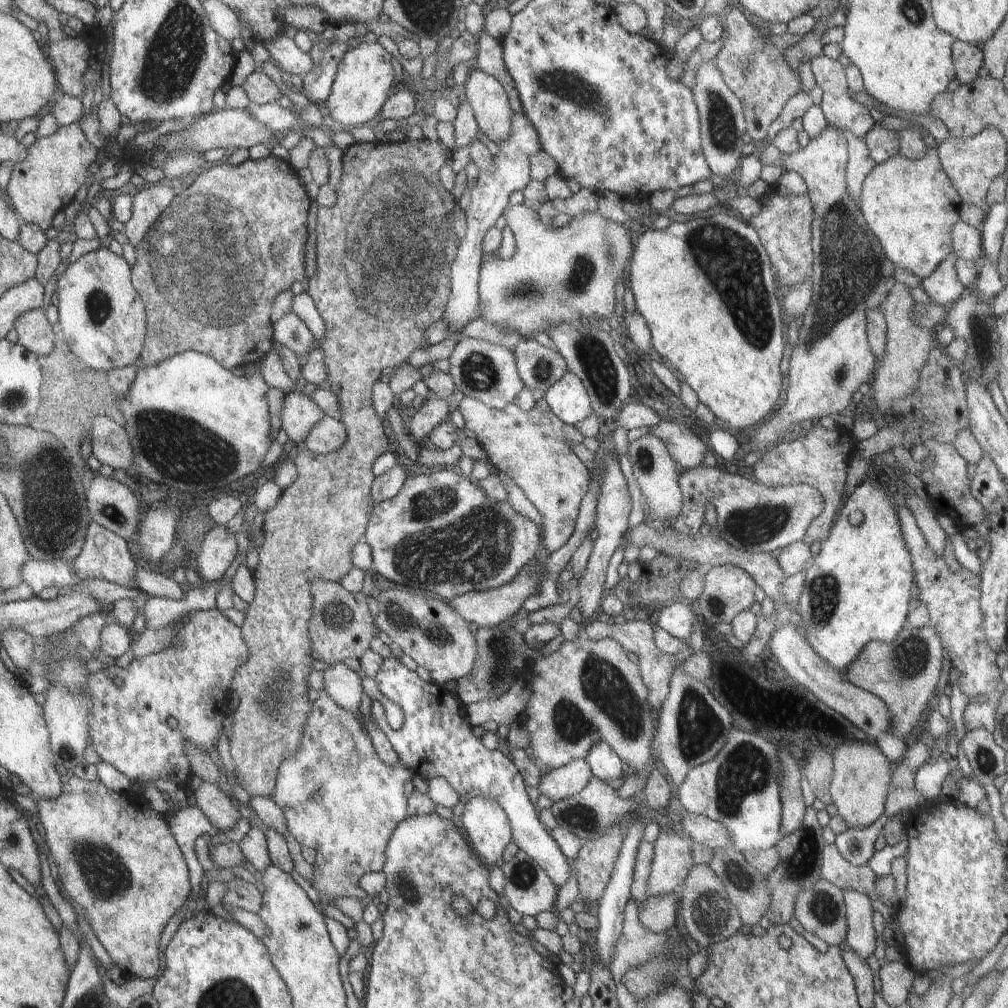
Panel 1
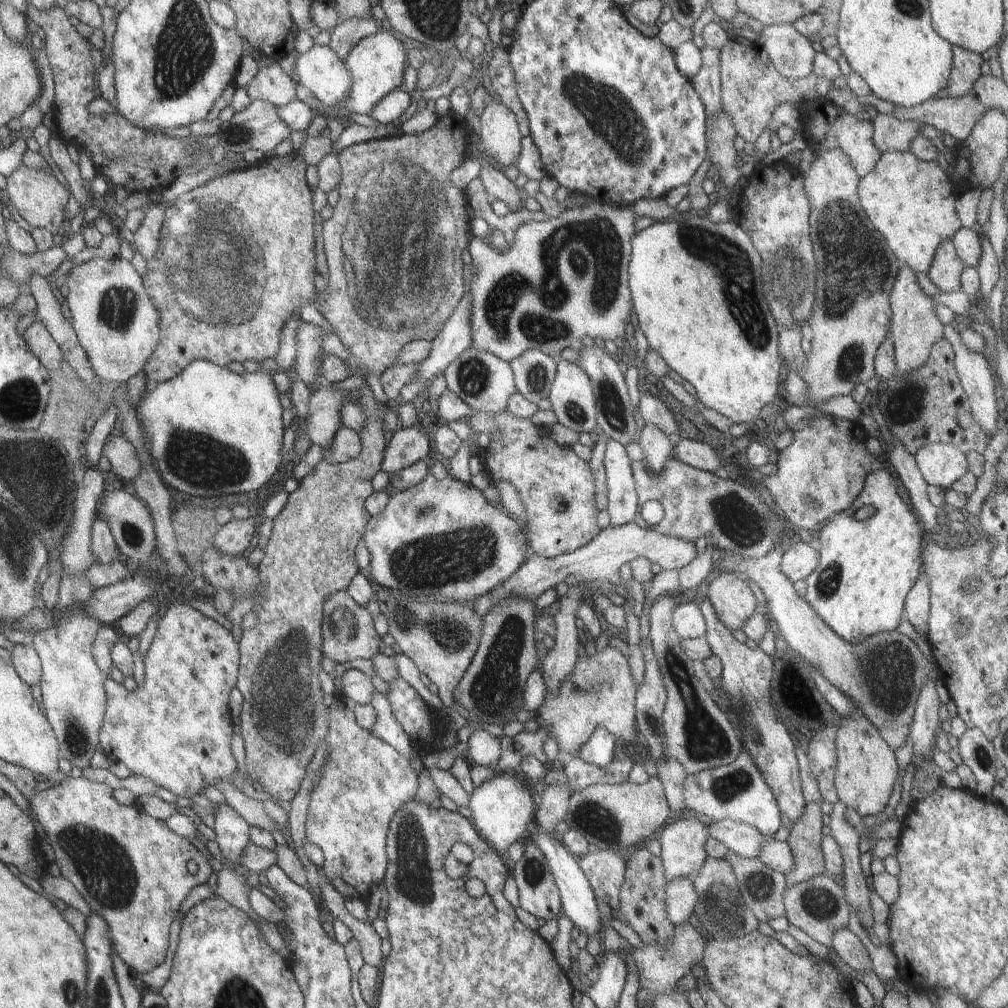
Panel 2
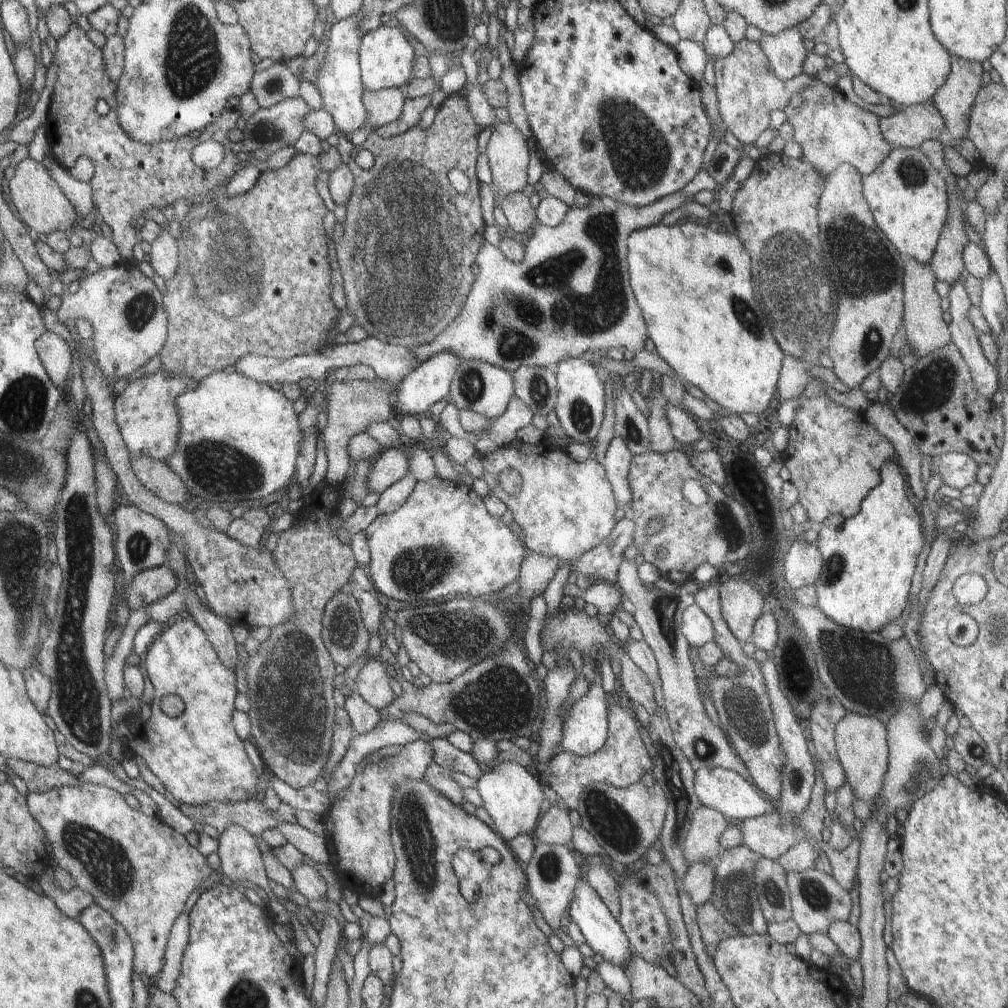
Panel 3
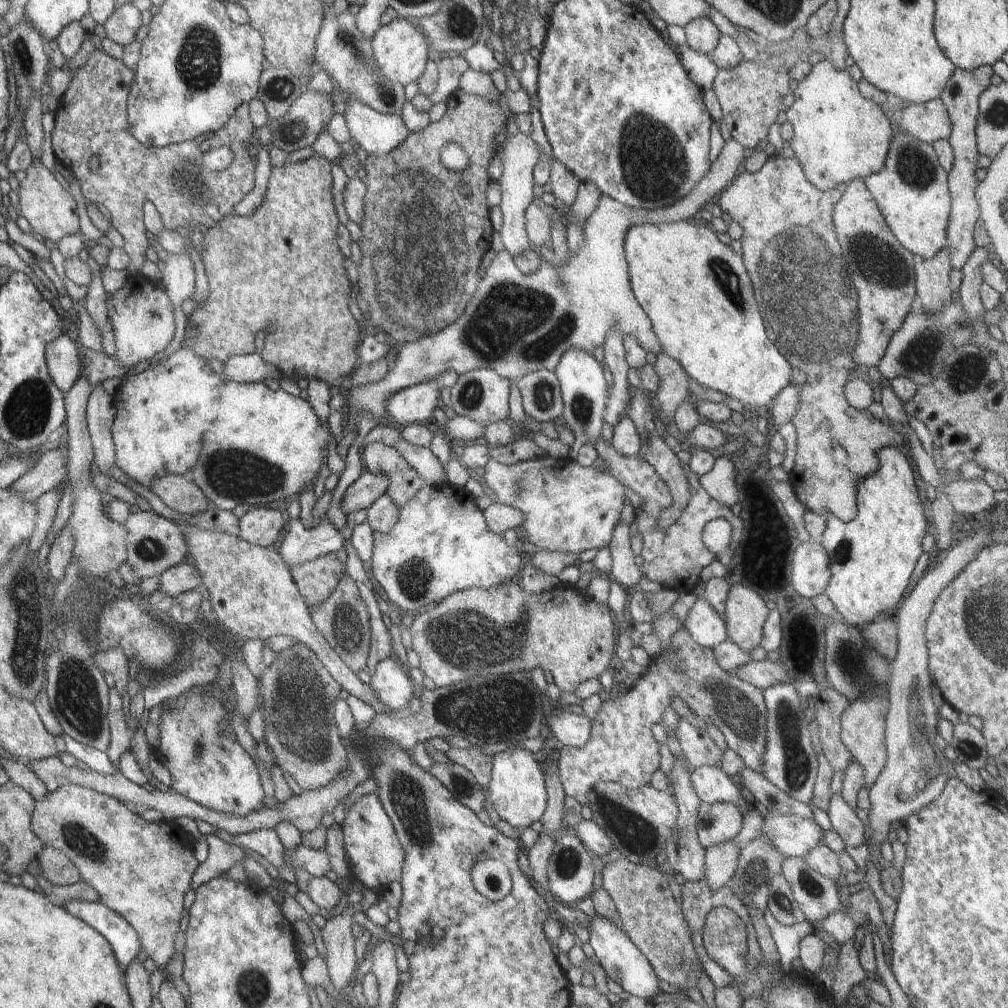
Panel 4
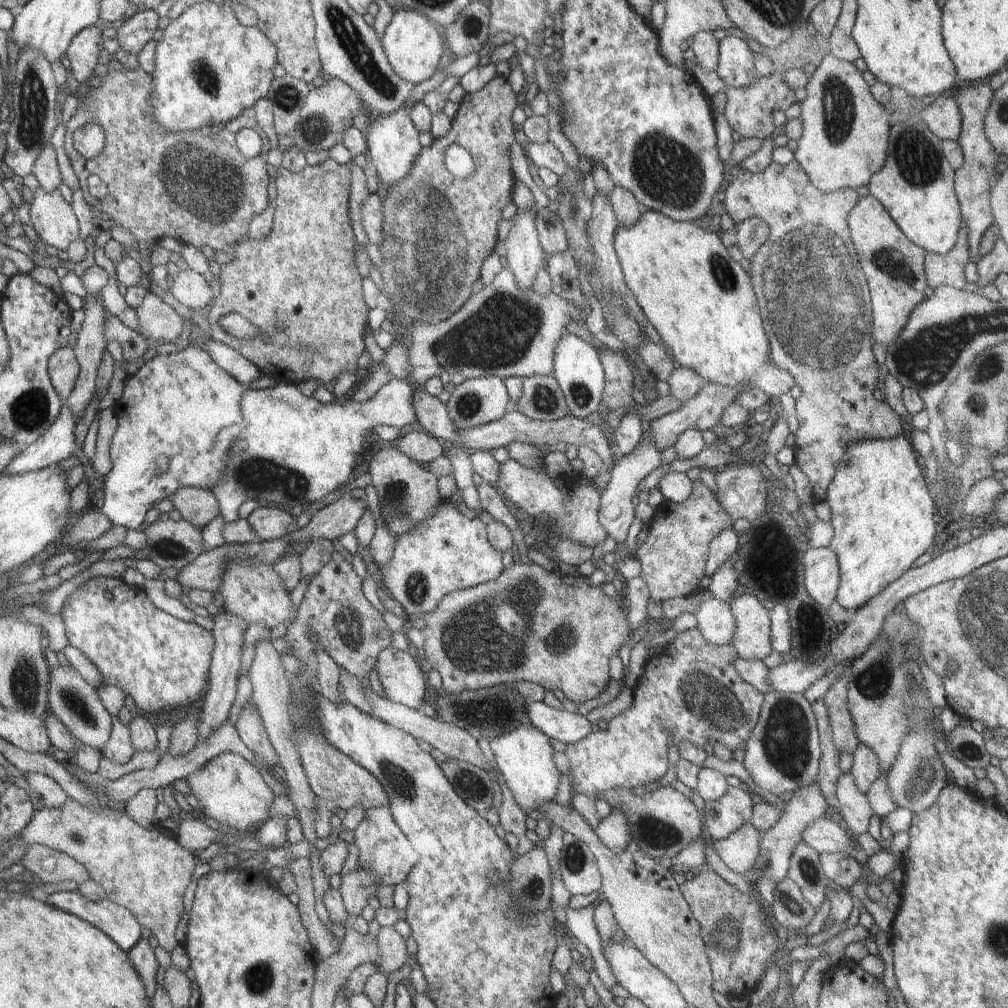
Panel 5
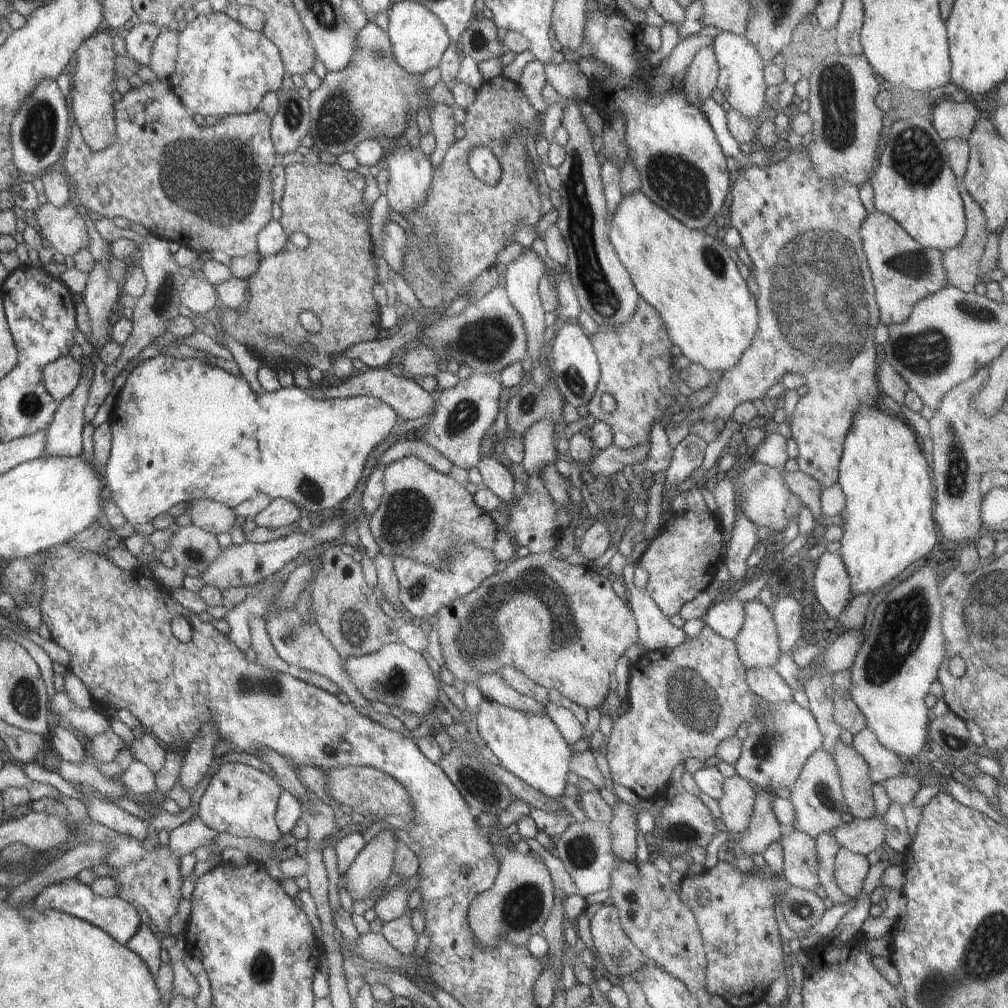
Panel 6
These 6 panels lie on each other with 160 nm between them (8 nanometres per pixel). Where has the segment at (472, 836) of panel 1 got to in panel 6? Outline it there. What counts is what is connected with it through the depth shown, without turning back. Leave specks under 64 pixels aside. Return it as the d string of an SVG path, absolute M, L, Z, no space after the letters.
M484 698L475 717L479 736L512 775L553 799L564 795L568 763L573 754L558 727L546 714L526 714Z

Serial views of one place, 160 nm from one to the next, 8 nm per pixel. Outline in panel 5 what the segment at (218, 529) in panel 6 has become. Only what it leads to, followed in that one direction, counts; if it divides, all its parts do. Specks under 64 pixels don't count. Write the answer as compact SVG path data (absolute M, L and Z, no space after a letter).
M180 487L170 499L185 521L203 528L221 514L213 492L200 487Z

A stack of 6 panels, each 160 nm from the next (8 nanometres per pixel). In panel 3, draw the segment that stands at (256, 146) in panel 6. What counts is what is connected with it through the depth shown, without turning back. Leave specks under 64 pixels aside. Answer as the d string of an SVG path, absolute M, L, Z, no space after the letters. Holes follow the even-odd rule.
M71 23L69 31L57 40L57 52L53 56L52 64L58 65L58 78L55 82L54 92L51 96L49 105L46 132L48 136L49 150L54 154L54 160L60 163L66 170L74 166L75 160L80 156L87 156L94 163L95 173L89 182L92 187L92 198L95 206L98 208L102 218L110 228L112 228L112 242L116 245L123 262L126 264L135 264L137 261L133 258L134 246L139 242L140 237L138 230L134 229L130 220L137 219L142 216L149 208L157 207L166 208L180 200L180 198L188 199L190 204L200 205L210 202L207 198L208 194L218 188L218 186L226 186L235 178L237 171L241 165L236 153L230 149L230 139L228 134L230 130L236 128L238 120L240 120L241 102L239 98L230 97L222 114L208 126L193 136L186 135L179 139L164 141L155 145L145 145L144 143L132 140L119 125L117 115L117 86L107 73L102 49L98 48L77 23ZM98 100L106 100L110 106L110 112L106 116L101 116L96 111L96 103ZM214 139L225 148L224 162L213 171L202 170L198 168L191 159L191 152L194 146L202 141Z

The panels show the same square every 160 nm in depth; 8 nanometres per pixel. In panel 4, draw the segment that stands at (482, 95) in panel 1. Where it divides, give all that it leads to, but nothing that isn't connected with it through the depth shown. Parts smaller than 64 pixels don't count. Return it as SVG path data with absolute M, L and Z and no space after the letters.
M524 133L510 134L510 138L504 141L504 151L499 153L504 166L504 174L498 181L501 190L500 210L503 214L503 224L498 231L500 238L513 257L521 255L525 250L532 247L530 239L526 232L525 212L533 203L534 197L534 179L533 170L539 161L540 149L537 142L534 142L530 135Z

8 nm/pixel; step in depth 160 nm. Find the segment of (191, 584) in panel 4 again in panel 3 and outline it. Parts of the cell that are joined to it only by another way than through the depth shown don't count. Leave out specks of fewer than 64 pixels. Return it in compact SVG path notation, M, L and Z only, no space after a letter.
M165 564L137 574L127 588L127 603L130 610L150 604L179 589L175 572Z

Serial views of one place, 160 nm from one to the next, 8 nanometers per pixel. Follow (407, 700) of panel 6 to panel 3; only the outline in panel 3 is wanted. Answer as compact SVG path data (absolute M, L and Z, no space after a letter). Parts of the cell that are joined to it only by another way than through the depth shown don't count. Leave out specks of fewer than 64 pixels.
M377 659L369 661L360 670L352 670L353 677L358 678L358 693L377 711L392 704L397 698L389 681L393 672L390 666Z

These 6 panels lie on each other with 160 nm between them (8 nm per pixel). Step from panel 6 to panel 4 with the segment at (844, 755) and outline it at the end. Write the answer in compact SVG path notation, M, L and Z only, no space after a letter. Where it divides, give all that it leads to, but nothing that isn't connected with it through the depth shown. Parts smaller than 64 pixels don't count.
M834 793L827 810L833 829L838 832L845 846L857 847L865 844L866 822L857 815L840 793Z

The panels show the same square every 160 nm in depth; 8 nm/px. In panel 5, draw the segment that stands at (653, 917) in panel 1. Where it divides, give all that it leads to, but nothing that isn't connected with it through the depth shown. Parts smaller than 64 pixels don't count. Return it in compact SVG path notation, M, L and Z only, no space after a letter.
M748 821L725 839L712 841L712 846L730 870L743 875L753 868L760 854L761 836L761 832Z

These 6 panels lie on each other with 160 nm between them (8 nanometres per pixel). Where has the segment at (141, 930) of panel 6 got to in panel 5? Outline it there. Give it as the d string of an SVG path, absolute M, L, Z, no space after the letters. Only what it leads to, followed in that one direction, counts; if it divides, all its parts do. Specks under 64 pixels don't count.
M141 938L129 950L127 955L133 969L140 975L148 998L151 1000L158 985L156 982L156 973L159 966L156 957L154 957L154 950L150 947L149 941Z

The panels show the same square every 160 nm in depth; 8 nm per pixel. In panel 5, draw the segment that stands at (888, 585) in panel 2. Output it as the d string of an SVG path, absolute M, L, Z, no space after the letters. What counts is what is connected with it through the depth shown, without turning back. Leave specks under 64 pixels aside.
M904 435L853 442L844 451L827 488L825 500L831 506L830 523L834 531L830 547L836 553L840 569L836 602L849 613L864 606L868 599L898 580L928 548L936 549L939 545L939 533L936 533L932 519L938 510L938 500L933 488L926 487L922 470L912 451L913 446Z

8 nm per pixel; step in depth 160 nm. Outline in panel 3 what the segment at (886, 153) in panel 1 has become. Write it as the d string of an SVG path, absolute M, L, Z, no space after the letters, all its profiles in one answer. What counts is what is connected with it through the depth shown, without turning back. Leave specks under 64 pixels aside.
M920 104L880 117L879 125L892 147L919 149L924 141L938 139L945 122L934 105Z

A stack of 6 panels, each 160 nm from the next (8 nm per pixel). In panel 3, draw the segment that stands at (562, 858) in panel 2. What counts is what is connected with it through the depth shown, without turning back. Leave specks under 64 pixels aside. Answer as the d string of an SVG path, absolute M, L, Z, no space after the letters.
M585 878L578 879L575 896L572 897L569 906L572 921L578 924L582 934L585 936L586 943L595 954L600 954L603 960L607 960L614 966L620 966L622 970L627 969L627 963L633 956L634 950L624 934L620 923L614 918L610 909L602 902L602 899L596 894L596 891L588 884Z

